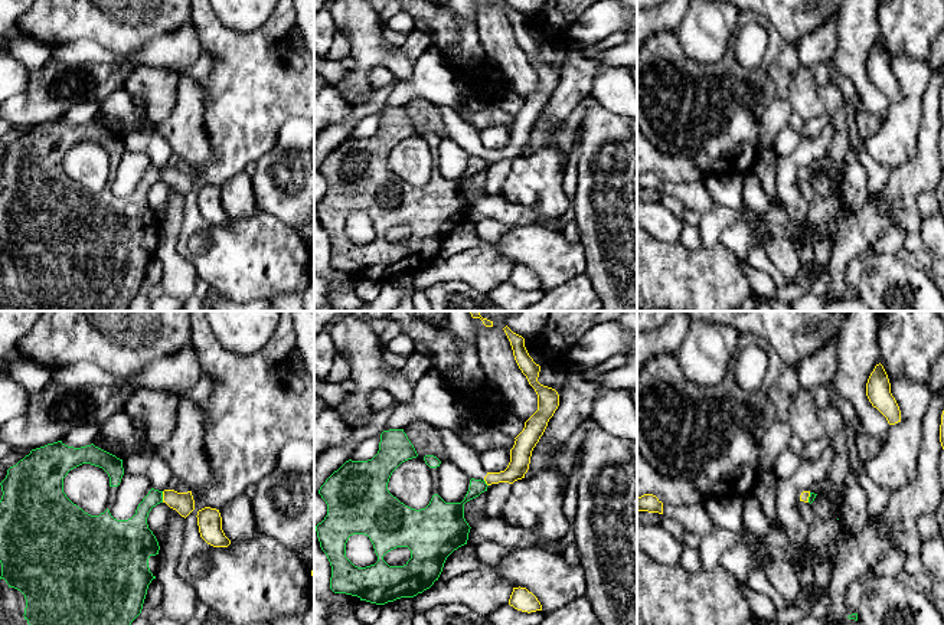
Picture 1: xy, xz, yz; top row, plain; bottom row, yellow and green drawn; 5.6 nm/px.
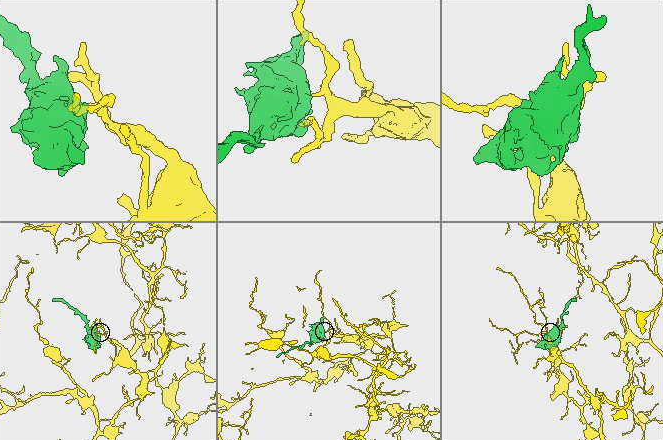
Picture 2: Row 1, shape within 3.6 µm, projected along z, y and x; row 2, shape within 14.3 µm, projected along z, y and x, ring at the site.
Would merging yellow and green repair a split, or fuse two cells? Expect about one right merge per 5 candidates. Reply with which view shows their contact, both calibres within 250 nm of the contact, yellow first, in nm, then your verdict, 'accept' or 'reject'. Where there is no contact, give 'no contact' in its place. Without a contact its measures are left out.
xy | 120/160 nm | reject

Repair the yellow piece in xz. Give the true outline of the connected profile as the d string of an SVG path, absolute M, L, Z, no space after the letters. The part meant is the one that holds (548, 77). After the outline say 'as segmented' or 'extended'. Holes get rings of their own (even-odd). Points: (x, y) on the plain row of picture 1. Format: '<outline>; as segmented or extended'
M507 3L503 7L510 19L519 46L538 72L538 88L525 99L523 108L515 115L516 118L510 127L510 140L507 145L500 150L487 150L484 154L487 163L499 160L513 161L515 158L525 156L525 151L529 147L532 128L559 84L558 69L538 59L540 43L529 33L525 24L525 16L513 10Z; as segmented

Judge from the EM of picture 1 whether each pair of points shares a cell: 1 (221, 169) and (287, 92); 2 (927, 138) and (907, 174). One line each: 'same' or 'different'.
1: same
2: same

